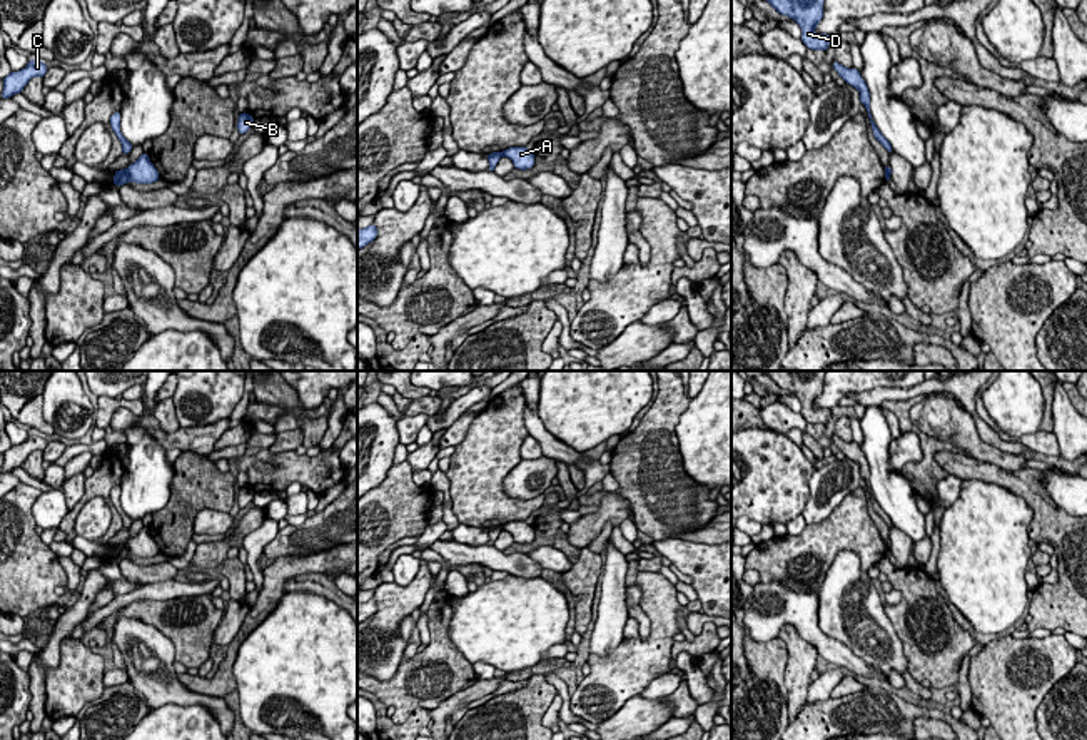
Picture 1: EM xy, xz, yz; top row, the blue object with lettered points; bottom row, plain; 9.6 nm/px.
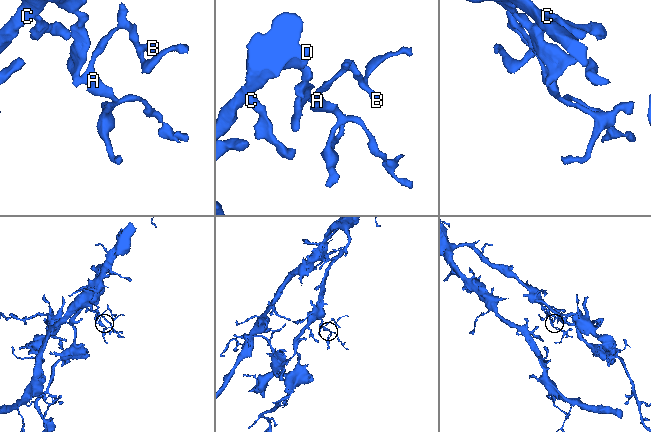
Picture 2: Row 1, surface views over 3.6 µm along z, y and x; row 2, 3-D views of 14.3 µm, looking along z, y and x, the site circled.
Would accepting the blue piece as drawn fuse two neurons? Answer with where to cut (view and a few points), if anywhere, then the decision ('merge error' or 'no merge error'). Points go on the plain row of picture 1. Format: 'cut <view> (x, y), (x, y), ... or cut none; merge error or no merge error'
cut xy (124, 545), (129, 553); merge error

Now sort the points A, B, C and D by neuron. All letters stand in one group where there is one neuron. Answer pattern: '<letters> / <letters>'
A B / C D

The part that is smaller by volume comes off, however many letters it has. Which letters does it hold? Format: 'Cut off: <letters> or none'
Cut off: A, B

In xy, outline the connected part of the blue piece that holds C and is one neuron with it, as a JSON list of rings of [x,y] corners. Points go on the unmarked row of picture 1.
[[[28,434],[27,441],[18,446],[10,446],[3,453],[3,466],[2,473],[8,473],[15,468],[20,468],[23,461],[28,458],[33,451],[43,451],[47,448],[48,441],[42,434]]]

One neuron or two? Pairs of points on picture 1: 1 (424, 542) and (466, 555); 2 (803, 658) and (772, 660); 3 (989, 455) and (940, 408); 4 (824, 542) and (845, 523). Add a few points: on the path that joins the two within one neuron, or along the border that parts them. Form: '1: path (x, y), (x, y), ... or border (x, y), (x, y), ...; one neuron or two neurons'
1: border (438, 538), (428, 547); two neurons
2: border (780, 637), (787, 650), (787, 700); two neurons
3: path (977, 446), (950, 420); one neuron
4: path (829, 537), (840, 528); one neuron

